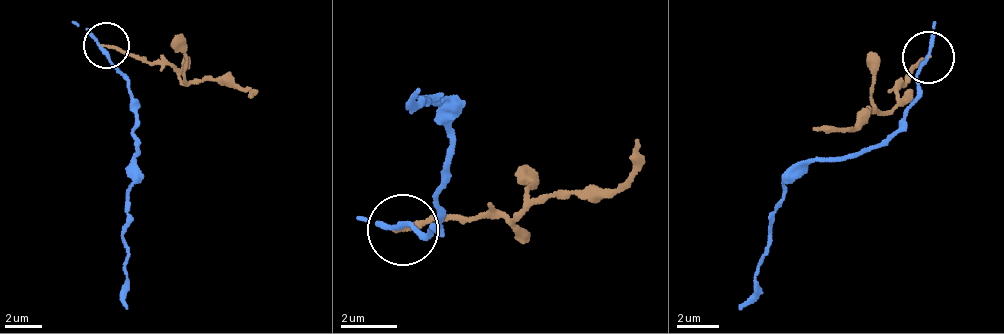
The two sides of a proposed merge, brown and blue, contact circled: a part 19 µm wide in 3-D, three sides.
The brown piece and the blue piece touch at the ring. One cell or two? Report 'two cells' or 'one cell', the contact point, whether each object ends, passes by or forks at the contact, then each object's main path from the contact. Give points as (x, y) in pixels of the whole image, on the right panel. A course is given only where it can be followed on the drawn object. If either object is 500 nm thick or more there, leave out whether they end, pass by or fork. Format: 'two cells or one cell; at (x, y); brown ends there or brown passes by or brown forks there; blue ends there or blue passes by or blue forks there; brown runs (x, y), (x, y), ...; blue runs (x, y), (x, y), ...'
two cells; at (928, 57); brown ends there; blue passes by; brown runs (926, 56), (899, 90), (891, 110), (871, 111), (859, 122), (835, 127), (814, 126); blue runs (927, 55), (906, 119), (879, 145), (809, 161), (789, 180), (769, 222), (753, 298), (737, 308)

